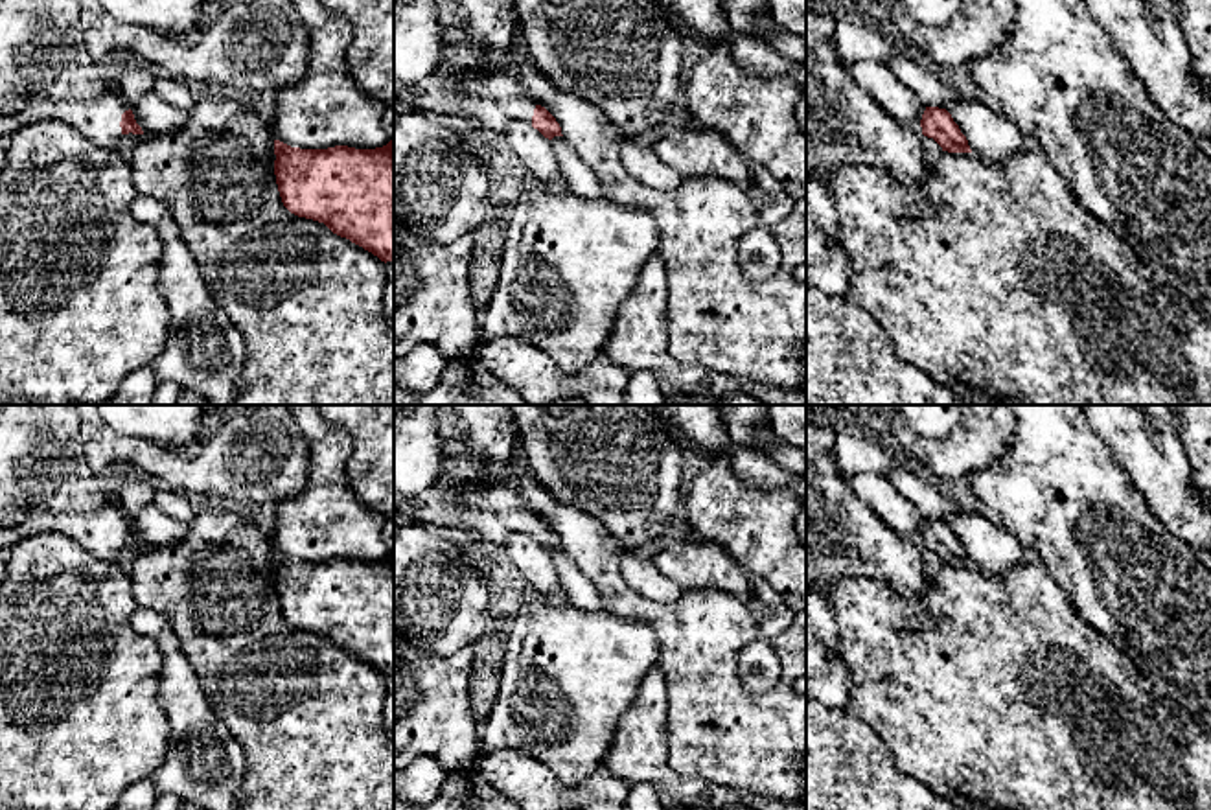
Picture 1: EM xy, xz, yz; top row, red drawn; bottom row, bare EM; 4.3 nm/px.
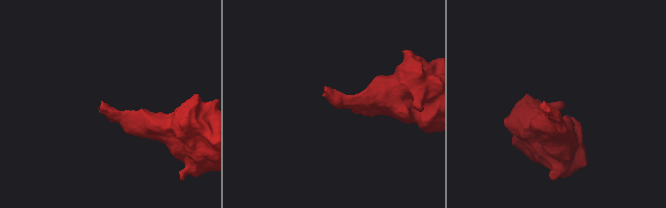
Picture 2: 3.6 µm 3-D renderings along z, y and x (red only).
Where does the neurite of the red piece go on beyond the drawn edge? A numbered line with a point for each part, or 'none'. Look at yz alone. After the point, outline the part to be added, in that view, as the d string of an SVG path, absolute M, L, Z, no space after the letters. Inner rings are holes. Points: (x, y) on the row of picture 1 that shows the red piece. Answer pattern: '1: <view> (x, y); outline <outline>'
none

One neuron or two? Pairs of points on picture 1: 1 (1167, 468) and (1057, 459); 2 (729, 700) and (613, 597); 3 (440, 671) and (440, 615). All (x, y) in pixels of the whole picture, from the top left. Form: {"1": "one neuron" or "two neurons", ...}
{"1": "two neurons", "2": "one neuron", "3": "two neurons"}

